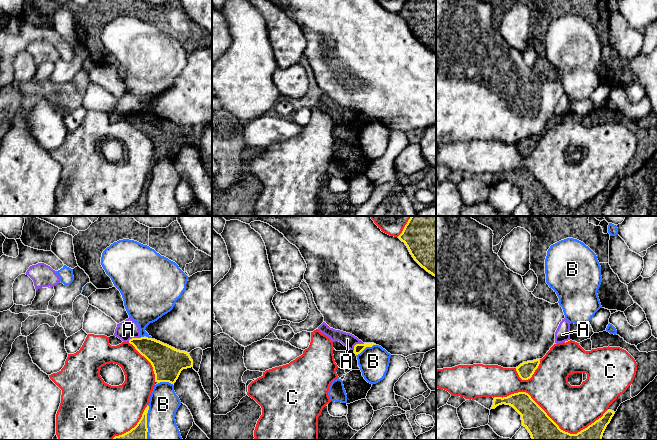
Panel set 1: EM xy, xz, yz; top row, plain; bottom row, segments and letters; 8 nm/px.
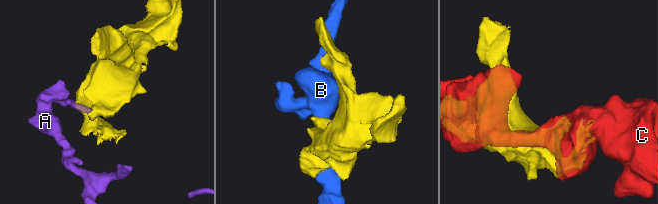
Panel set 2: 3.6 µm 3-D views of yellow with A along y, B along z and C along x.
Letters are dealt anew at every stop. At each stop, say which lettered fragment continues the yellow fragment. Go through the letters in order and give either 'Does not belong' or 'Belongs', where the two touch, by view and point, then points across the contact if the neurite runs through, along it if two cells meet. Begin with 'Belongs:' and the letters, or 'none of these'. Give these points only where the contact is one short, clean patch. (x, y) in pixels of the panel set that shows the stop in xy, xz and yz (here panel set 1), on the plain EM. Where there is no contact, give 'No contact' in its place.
Belongs: none of these
A: Does not belong. Touches yellow at xz (357, 120). Boundary: xz (364, 119), (357, 119), (353, 125)
B: Does not belong. Touches yellow at xy (146, 198)
C: Does not belong. Touches yellow at yz (549, 193)

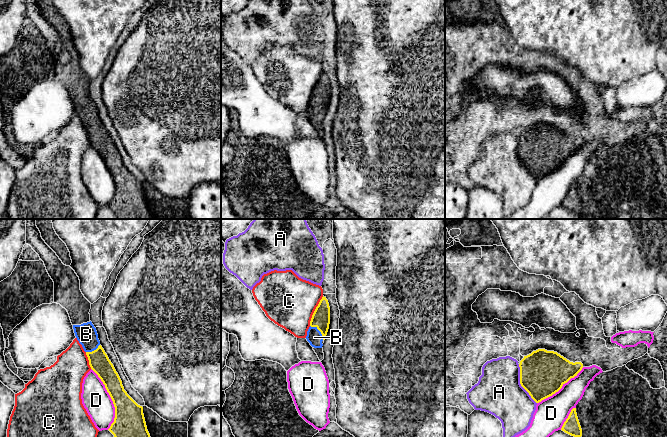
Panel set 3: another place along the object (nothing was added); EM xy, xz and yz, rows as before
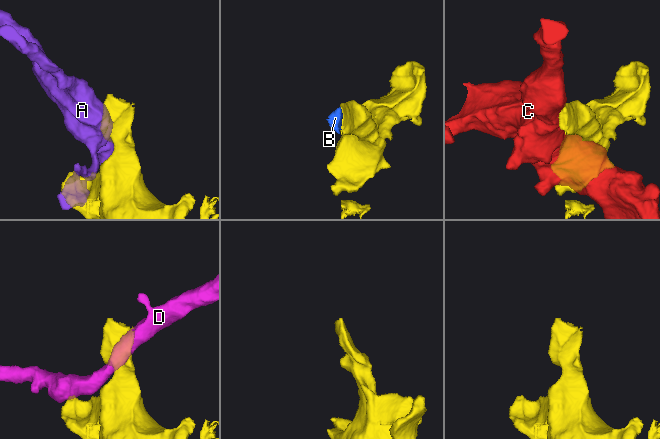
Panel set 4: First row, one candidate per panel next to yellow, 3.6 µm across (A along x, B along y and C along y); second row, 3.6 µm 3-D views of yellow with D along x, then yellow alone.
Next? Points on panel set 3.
Belongs: B
A: Does not belong. Touches yellow at yz (520, 159)
B: Belongs. Touches yellow at xz (319, 106). Path across: xz (321, 93), (319, 106), (314, 113)
C: Does not belong. Touches yellow at xz (314, 87)
D: Does not belong. Touches yellow at xy (111, 174)

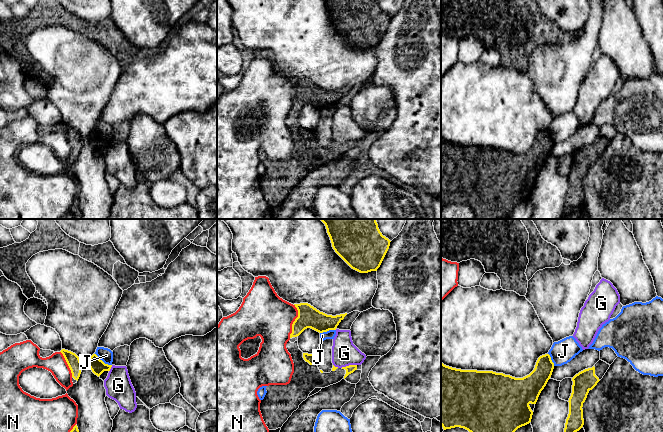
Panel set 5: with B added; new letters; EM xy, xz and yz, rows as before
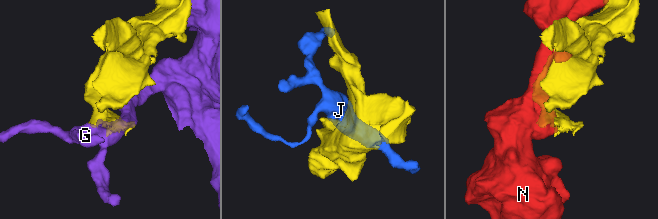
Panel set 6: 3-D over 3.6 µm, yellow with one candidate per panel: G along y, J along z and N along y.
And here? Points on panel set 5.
Belongs: none of these
G: Does not belong. Touches yellow at xz (348, 142)
J: Does not belong. Touches yellow at xy (102, 137)
N: Does not belong. Touches yellow at xz (294, 97)

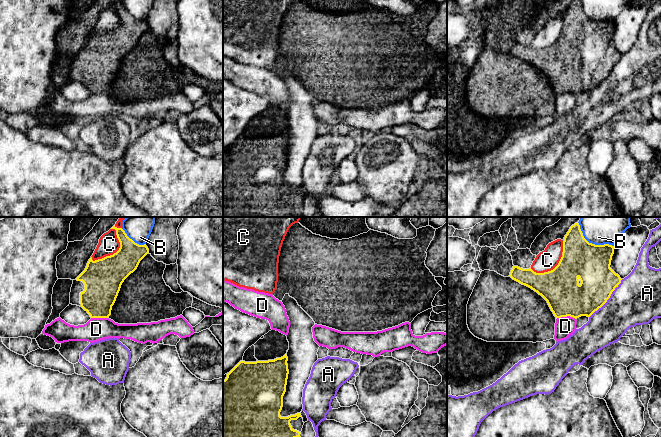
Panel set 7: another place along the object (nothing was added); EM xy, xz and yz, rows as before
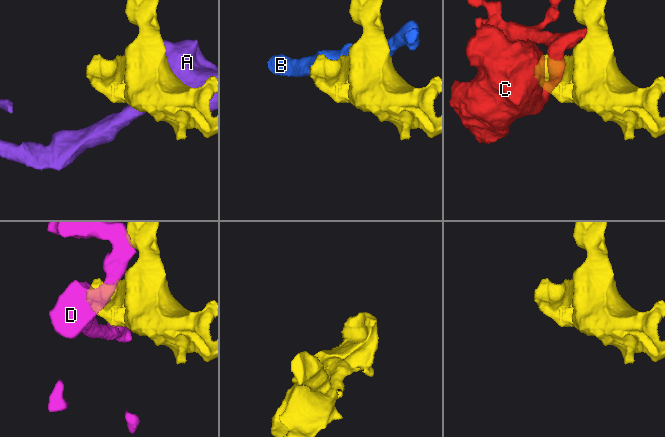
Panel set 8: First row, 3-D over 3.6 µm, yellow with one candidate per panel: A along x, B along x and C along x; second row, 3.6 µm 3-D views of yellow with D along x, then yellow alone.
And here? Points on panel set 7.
Belongs: none of these
A: Does not belong. Touches yellow at yz (608, 74)
B: Does not belong. Touches yellow at yz (591, 19)
C: Does not belong. Touches yellow at xy (119, 25)
D: Does not belong. Touches yellow at yz (566, 92). Boundary: yz (576, 94), (561, 92), (556, 95)

